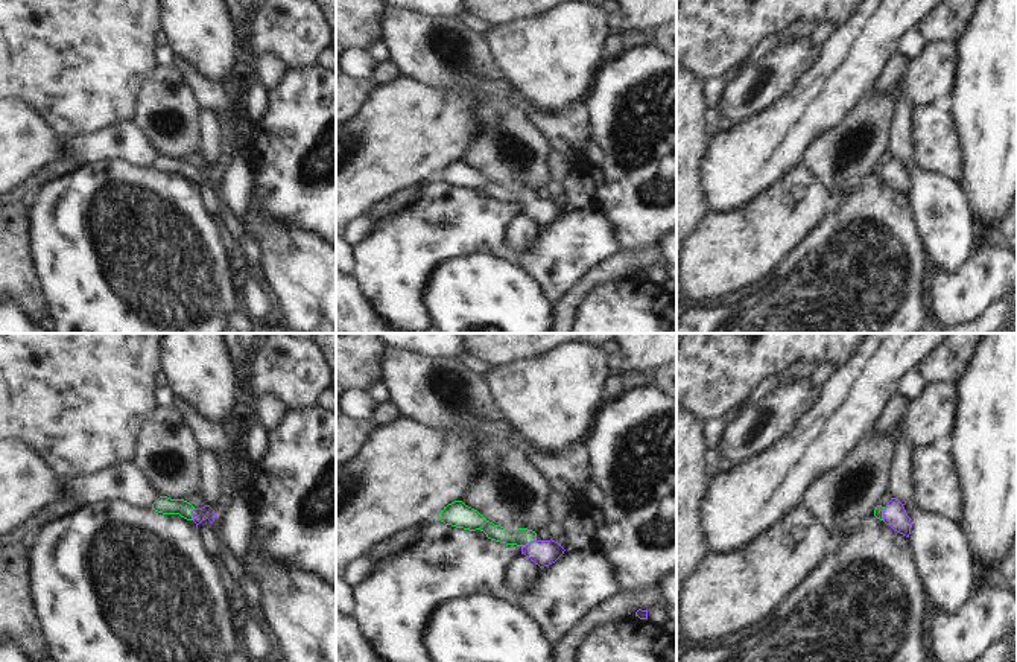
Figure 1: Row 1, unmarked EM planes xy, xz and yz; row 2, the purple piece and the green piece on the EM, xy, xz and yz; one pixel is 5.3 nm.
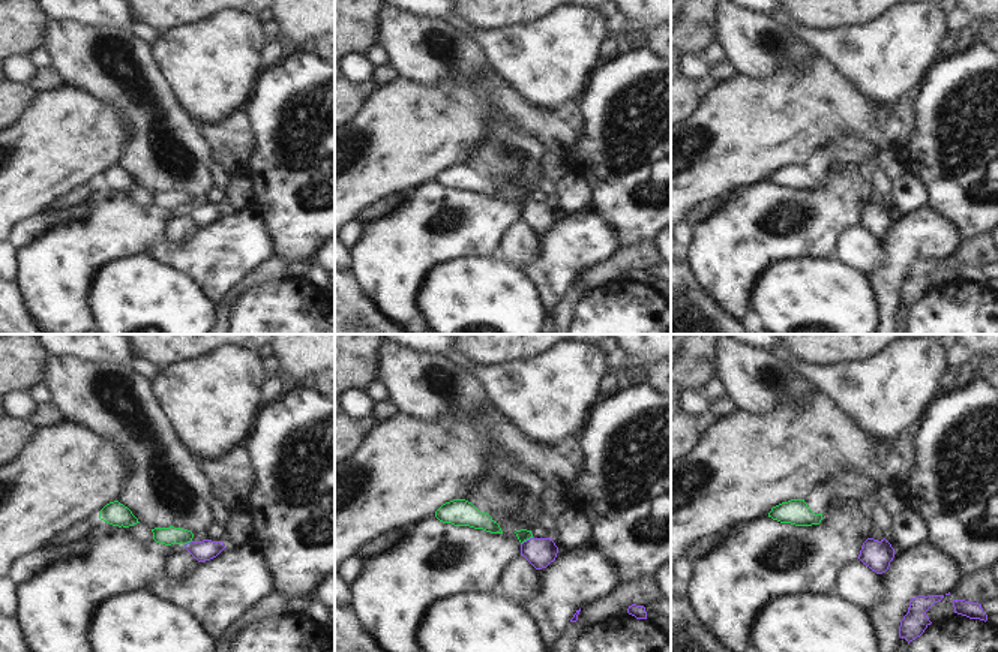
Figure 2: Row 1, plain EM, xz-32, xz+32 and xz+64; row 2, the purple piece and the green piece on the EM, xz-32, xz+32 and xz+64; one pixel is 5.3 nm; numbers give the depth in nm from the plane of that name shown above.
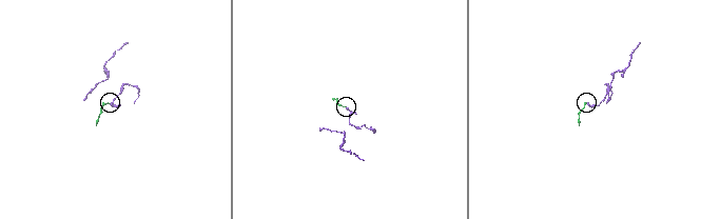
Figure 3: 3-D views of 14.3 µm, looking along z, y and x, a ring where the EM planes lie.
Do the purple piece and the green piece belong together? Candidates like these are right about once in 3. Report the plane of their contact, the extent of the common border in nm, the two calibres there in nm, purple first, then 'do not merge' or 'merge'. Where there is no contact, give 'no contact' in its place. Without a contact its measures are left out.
meets purple in xz; contact 90 nm long; 140 nm thick on the purple side, 100 nm on the other; merge

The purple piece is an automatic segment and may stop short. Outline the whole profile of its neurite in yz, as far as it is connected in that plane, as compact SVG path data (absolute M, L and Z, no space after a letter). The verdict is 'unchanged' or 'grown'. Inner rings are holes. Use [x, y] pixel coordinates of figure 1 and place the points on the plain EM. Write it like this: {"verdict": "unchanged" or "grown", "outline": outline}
{"verdict": "grown", "outline": "M891 157L891 160L885 166L877 164L874 175L889 184L894 190L909 196L912 181L898 158Z"}

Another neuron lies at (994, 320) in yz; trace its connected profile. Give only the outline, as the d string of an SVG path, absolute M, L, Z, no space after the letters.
M1017 298L991 304L976 321L946 327L941 333L1002 333L1017 320Z

